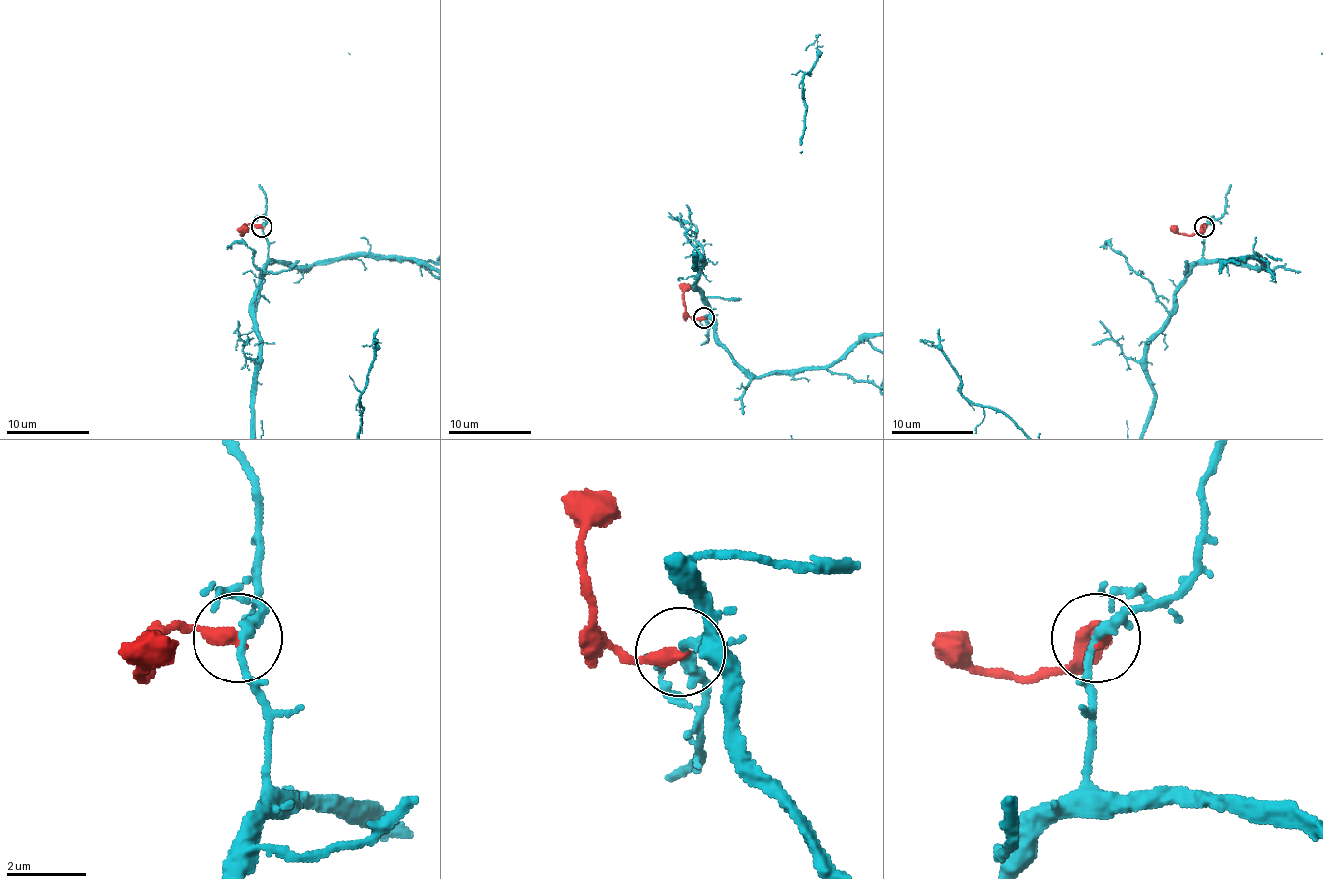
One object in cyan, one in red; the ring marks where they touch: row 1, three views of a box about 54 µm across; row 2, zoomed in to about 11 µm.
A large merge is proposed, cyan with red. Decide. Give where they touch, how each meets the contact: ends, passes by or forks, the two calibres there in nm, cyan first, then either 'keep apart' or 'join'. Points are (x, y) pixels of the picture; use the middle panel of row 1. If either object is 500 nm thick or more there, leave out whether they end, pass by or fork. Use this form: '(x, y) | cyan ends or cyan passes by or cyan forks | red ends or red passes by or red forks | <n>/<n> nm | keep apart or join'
(704, 317) | cyan passes by | red ends | 200/360 nm | keep apart

